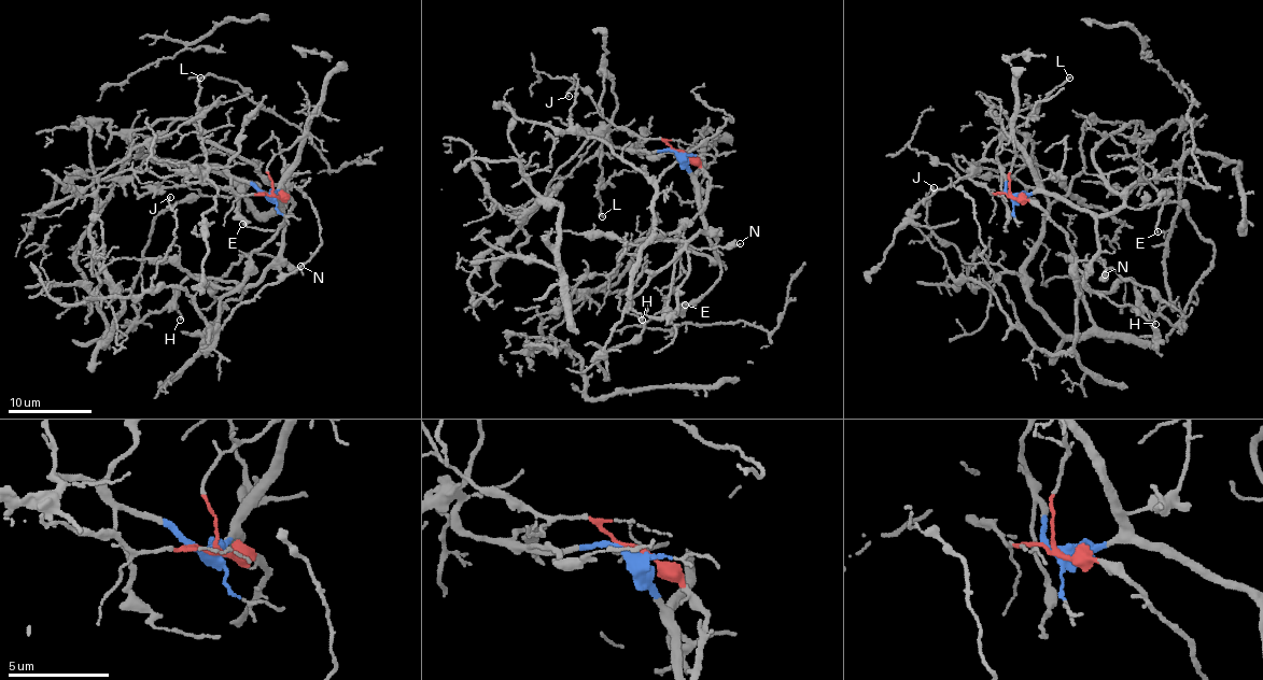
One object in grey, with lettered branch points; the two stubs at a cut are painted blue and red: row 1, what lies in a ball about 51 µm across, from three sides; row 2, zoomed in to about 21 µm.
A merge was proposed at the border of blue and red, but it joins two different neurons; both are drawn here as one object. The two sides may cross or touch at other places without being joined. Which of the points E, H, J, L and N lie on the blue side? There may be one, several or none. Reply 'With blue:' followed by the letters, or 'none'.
With blue: E, H, L

